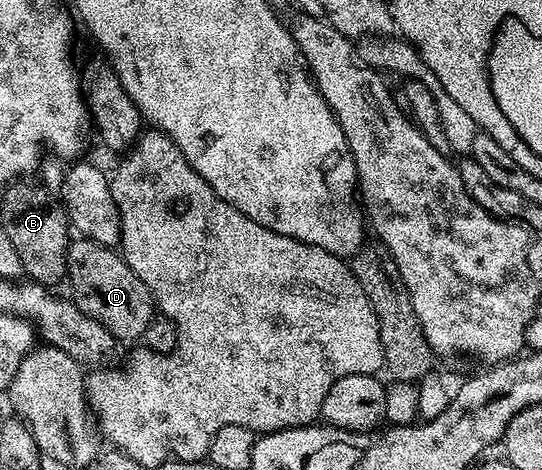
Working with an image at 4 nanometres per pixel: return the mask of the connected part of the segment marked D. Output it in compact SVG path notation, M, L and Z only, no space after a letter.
M87 239L73 240L68 246L68 276L66 281L67 284L72 284L70 297L76 302L76 306L82 311L86 311L86 315L98 319L98 323L102 323L102 327L106 327L106 331L110 331L116 336L117 342L139 342L143 338L146 327L150 327L150 319L154 315L152 295L145 283L142 283L142 280L131 270L115 248L100 245L97 241Z

